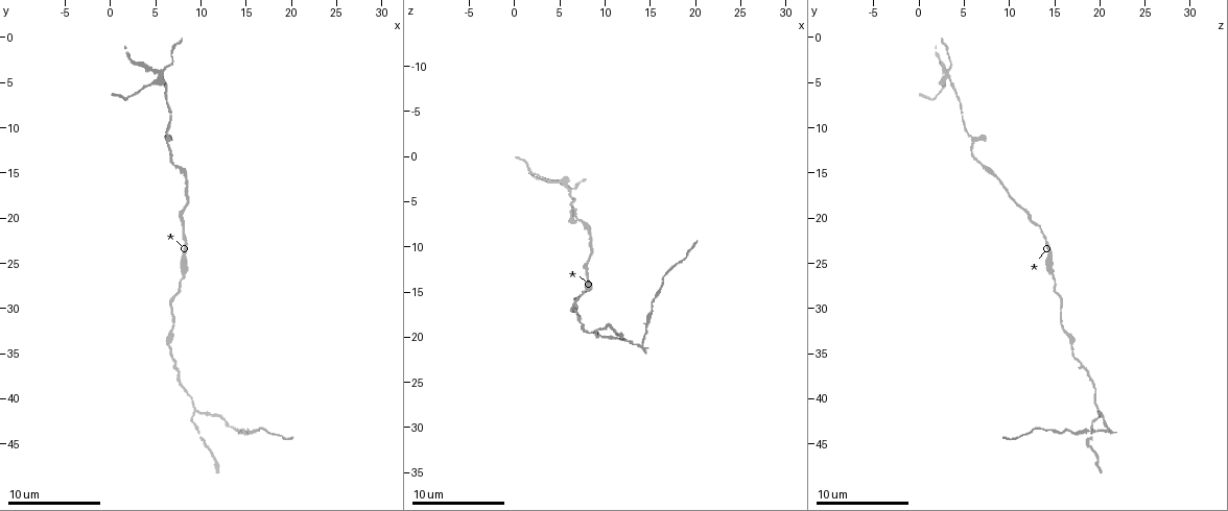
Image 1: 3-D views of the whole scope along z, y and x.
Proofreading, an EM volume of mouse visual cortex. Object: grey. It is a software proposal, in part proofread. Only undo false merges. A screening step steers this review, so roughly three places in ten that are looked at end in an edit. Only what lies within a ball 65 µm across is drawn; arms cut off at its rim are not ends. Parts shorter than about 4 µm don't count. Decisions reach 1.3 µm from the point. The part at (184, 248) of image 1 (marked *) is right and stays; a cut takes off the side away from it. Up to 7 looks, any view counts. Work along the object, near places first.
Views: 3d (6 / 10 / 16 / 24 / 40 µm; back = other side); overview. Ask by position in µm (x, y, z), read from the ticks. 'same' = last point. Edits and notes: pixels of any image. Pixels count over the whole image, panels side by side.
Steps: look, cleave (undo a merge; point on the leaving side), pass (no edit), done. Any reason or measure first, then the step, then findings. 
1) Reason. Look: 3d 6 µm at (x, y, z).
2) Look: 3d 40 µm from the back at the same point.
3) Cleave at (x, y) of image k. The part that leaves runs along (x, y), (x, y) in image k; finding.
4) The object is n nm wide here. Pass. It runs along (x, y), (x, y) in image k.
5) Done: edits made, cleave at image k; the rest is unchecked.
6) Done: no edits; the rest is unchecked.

Sudden change in width. Look: 3d 16 µm at (6.6, 12.2, 6.0).

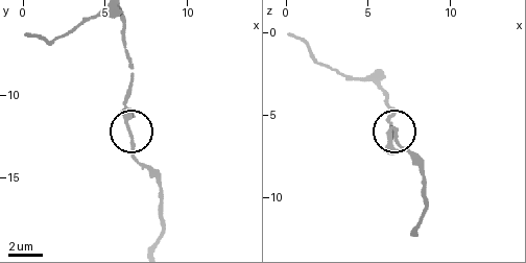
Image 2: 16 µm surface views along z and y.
The object is 170 nm wide here. Pass. It runs along (154, 244), (162, 189), (132, 143), (127, 86) in image 2; one neuron here.

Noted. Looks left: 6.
Four-way junction. Look: 3d 10 µm at (5.4, 4.2, 2.6).

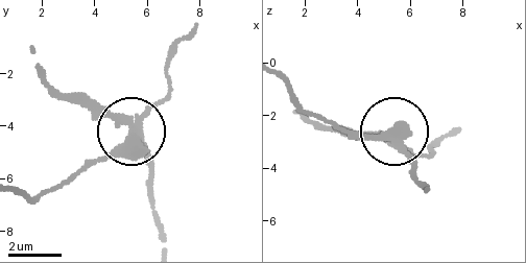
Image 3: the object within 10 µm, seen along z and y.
Zoom in. Look: 3d 6 µm at (5.5, 4.4, 2.7).

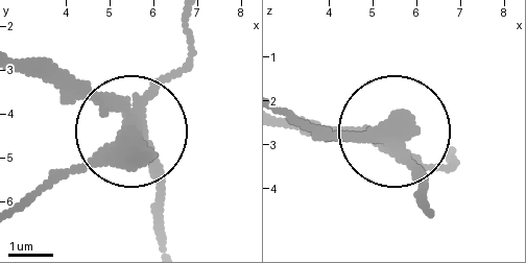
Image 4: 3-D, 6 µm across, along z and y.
The object is 370 nm wide here. Cleave at (84, 165) of image 4. The part that leaves runs along (133, 123), (25, 194) in image 4; a second neuron is stuck on.

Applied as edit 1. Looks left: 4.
Calibre changes. Look: 3d 16 µm at (8.2, 26.2, 14.6).

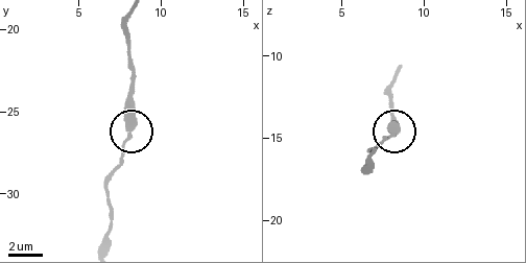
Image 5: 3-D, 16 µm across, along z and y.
The object is 350 nm wide here. Pass. One neuron here.

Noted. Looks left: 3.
Done: edits made, cleave at image 4; the rest is unchecked.

